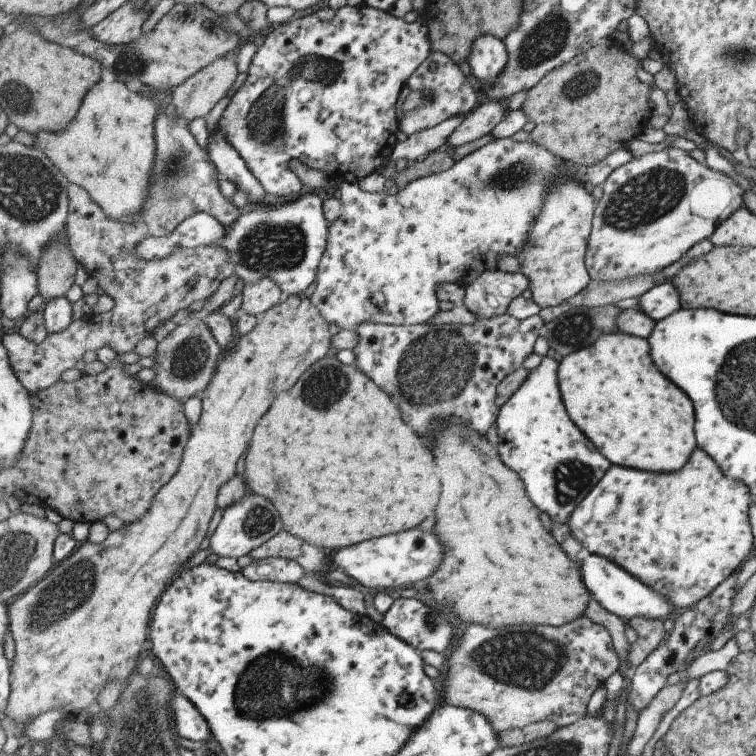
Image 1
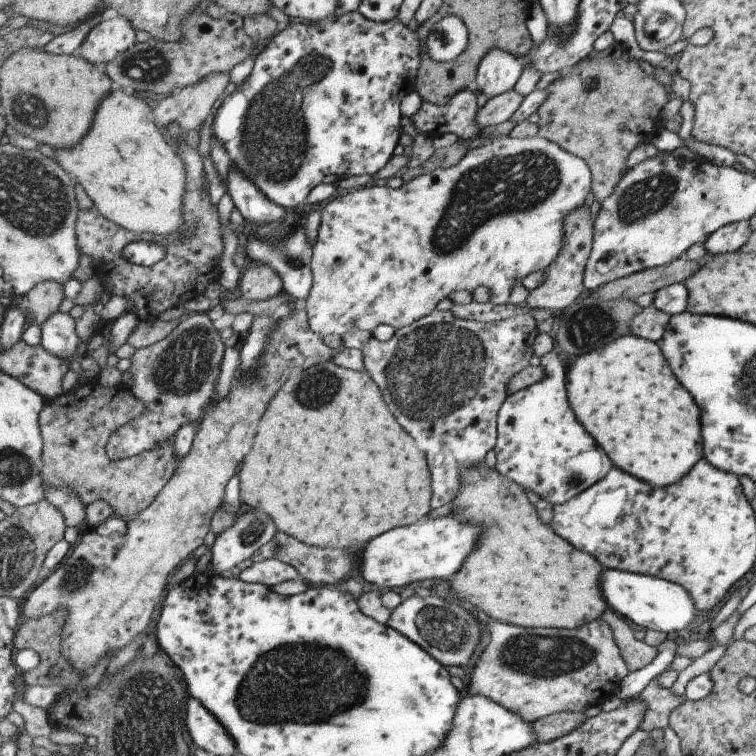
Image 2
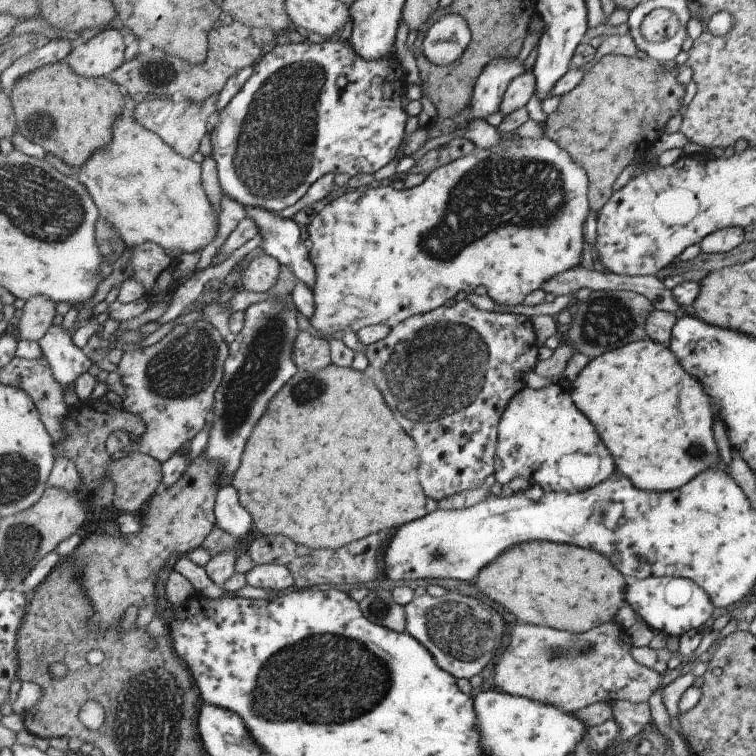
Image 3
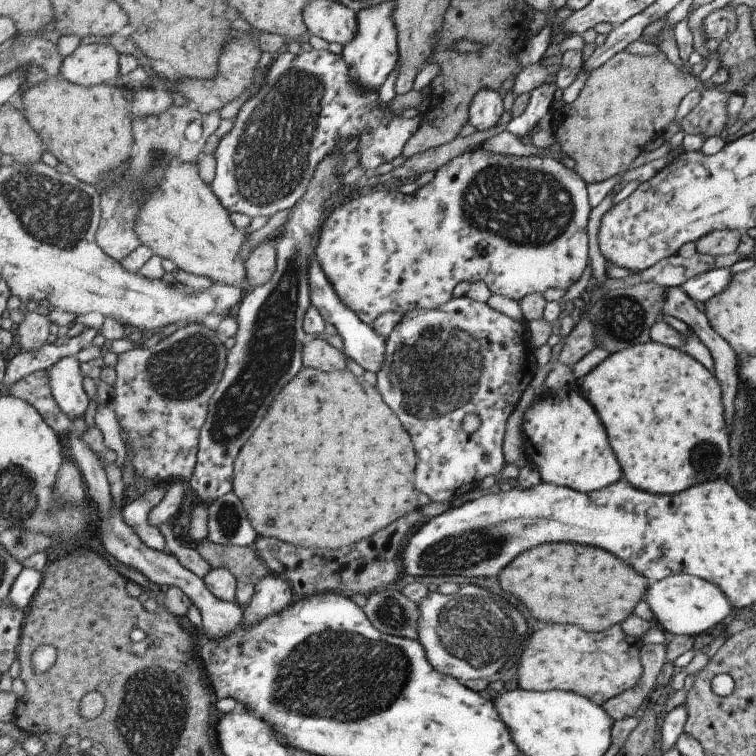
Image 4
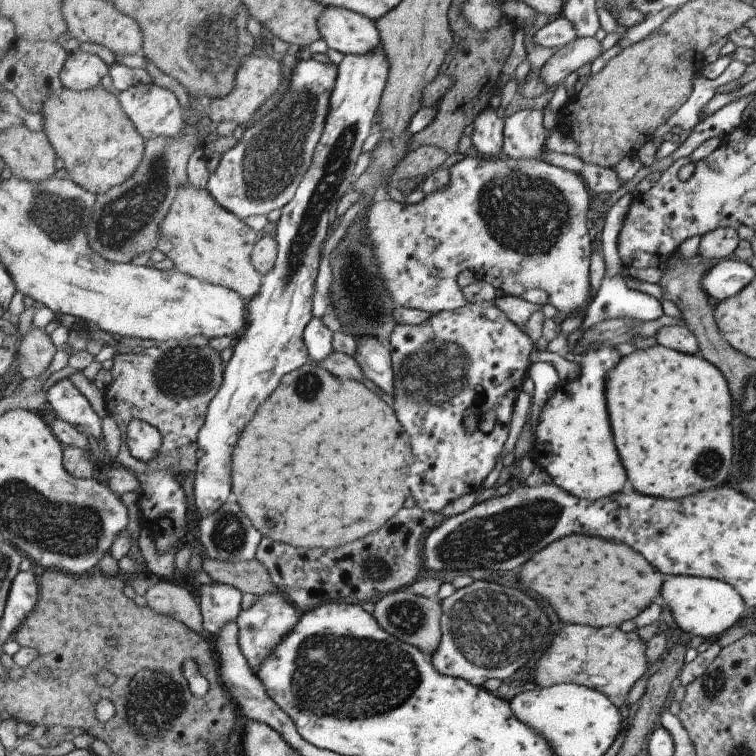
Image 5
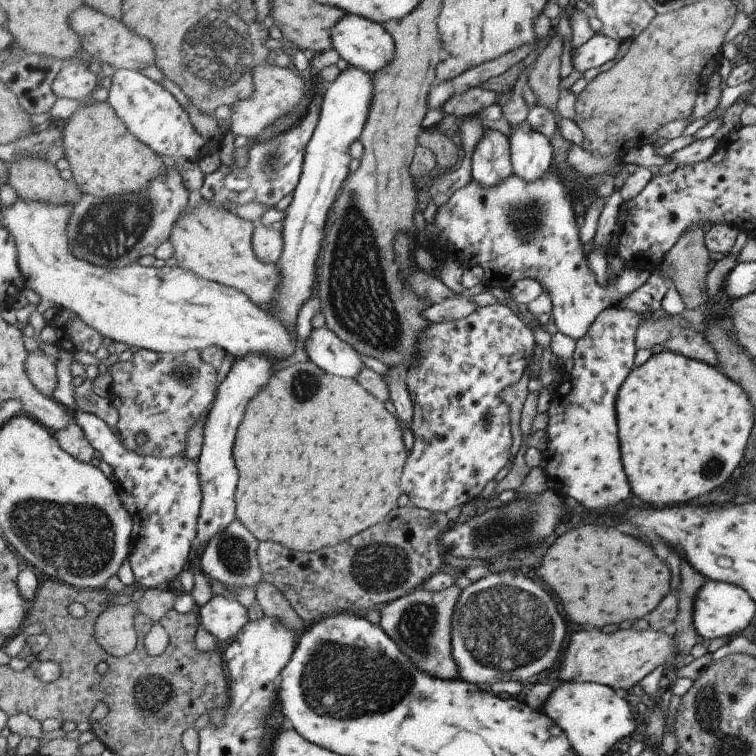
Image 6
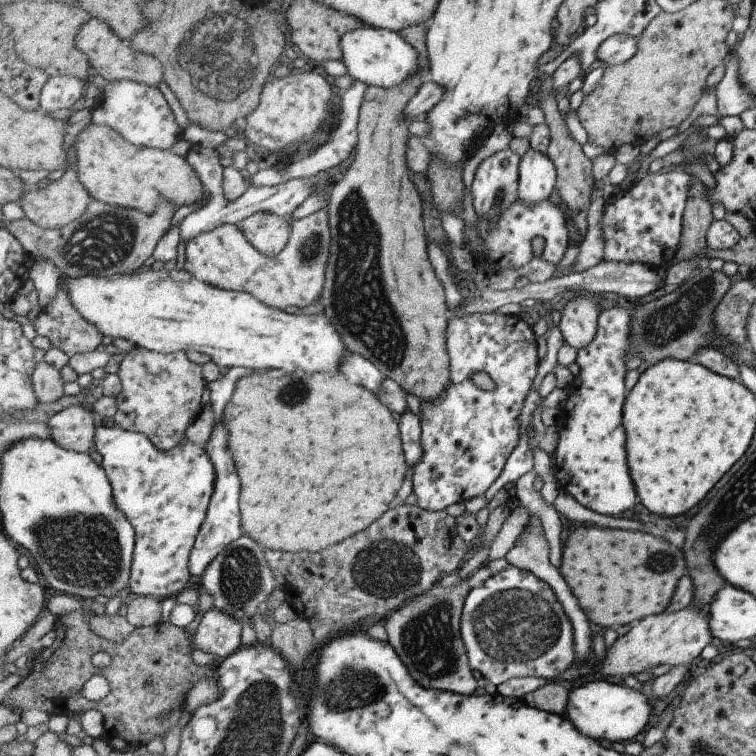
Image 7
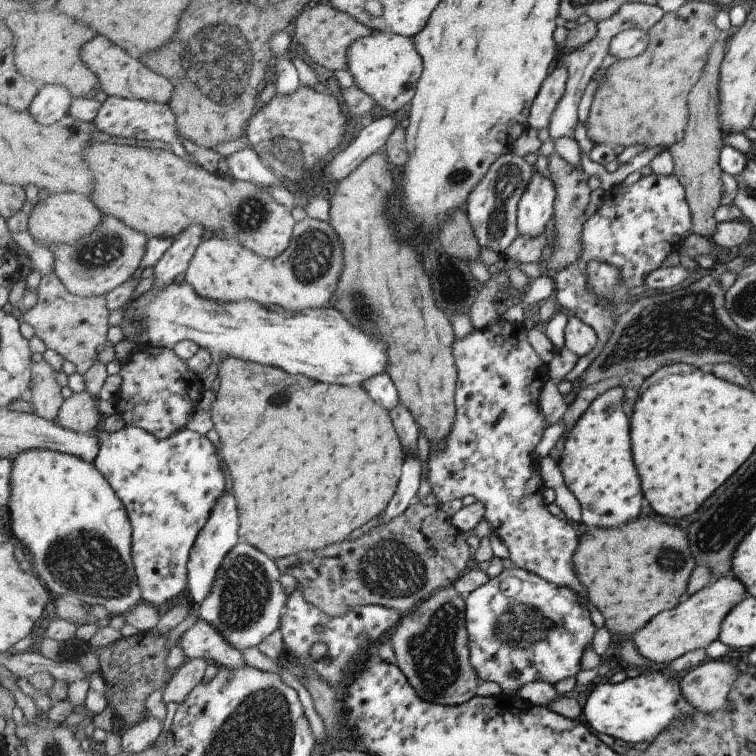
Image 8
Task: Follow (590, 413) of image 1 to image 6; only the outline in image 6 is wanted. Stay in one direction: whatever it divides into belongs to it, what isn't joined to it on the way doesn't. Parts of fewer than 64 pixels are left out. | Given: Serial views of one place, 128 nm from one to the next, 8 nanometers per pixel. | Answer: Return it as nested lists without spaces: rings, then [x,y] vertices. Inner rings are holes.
[[[664,349],[632,370],[620,388],[621,450],[633,494],[652,506],[687,504],[721,486],[737,468],[755,420],[744,390],[717,366]]]

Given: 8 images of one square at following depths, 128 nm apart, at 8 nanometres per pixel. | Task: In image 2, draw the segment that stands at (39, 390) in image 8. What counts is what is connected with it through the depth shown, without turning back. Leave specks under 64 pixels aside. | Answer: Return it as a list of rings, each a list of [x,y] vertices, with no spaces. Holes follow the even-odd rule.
[[[56,280],[41,281],[28,292],[26,298],[33,324],[42,328],[48,318],[61,308],[65,300],[65,286]]]

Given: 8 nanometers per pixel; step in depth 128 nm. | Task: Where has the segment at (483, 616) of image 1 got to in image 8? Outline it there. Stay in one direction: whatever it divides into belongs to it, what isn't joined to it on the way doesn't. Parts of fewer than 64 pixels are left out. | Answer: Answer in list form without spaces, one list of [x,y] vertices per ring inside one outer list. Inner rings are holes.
[[[651,518],[613,530],[589,528],[580,538],[575,572],[587,586],[589,600],[599,608],[611,632],[633,634],[657,612],[673,608],[695,566],[685,536],[677,528],[657,524]]]

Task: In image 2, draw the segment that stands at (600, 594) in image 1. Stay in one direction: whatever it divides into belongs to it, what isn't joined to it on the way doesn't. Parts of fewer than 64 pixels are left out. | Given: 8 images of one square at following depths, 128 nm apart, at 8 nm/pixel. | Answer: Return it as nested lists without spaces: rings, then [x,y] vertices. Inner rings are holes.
[[[606,568],[600,585],[608,606],[636,628],[682,634],[701,614],[685,588],[665,579]]]

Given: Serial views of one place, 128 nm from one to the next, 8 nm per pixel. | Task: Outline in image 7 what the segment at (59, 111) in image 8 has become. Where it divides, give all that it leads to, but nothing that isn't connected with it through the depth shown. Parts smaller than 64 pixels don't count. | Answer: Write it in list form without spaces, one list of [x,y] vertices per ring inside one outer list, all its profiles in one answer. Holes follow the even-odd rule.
[[[73,75],[51,77],[42,90],[41,111],[69,110],[85,95],[87,83]]]

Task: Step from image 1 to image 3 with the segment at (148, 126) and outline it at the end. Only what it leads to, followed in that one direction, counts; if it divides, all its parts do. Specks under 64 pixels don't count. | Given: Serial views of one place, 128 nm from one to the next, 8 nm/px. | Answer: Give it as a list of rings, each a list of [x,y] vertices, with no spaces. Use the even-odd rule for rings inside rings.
[[[130,103],[130,106],[131,109],[126,109],[116,120],[112,144],[108,149],[99,149],[93,153],[83,168],[77,170],[77,177],[99,207],[101,218],[118,230],[130,248],[151,241],[165,248],[177,248],[181,252],[193,252],[201,246],[203,249],[217,236],[217,218],[203,188],[201,160],[198,157],[186,157],[175,150],[164,136],[134,119],[133,104]]]

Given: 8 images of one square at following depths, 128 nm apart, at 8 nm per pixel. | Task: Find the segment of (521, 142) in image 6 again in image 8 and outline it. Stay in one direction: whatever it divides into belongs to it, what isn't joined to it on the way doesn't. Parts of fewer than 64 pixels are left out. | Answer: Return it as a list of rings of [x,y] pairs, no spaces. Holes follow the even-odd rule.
[[[535,167],[531,182],[518,204],[519,235],[534,237],[543,234],[551,216],[555,215],[556,194],[550,174],[543,174]]]

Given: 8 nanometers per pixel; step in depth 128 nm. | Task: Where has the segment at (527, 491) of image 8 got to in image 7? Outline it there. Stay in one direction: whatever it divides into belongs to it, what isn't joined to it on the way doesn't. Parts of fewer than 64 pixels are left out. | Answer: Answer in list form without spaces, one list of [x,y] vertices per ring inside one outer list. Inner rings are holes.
[[[475,313],[452,317],[447,332],[447,348],[451,358],[451,384],[435,401],[421,401],[423,456],[413,473],[413,493],[416,503],[430,511],[445,510],[455,502],[465,502],[483,496],[503,474],[508,458],[520,439],[520,416],[525,399],[538,376],[538,338],[532,326],[519,315]],[[485,372],[495,382],[495,391],[481,390],[473,382],[473,374]]]

